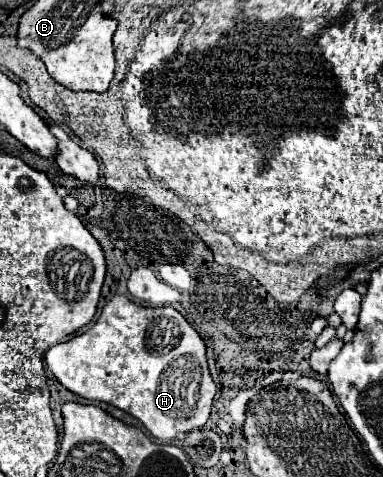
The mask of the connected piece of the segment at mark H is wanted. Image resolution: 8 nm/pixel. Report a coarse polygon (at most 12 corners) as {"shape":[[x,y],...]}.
{"shape":[[116,294],[44,360],[66,390],[162,442],[216,384],[172,306]]}

